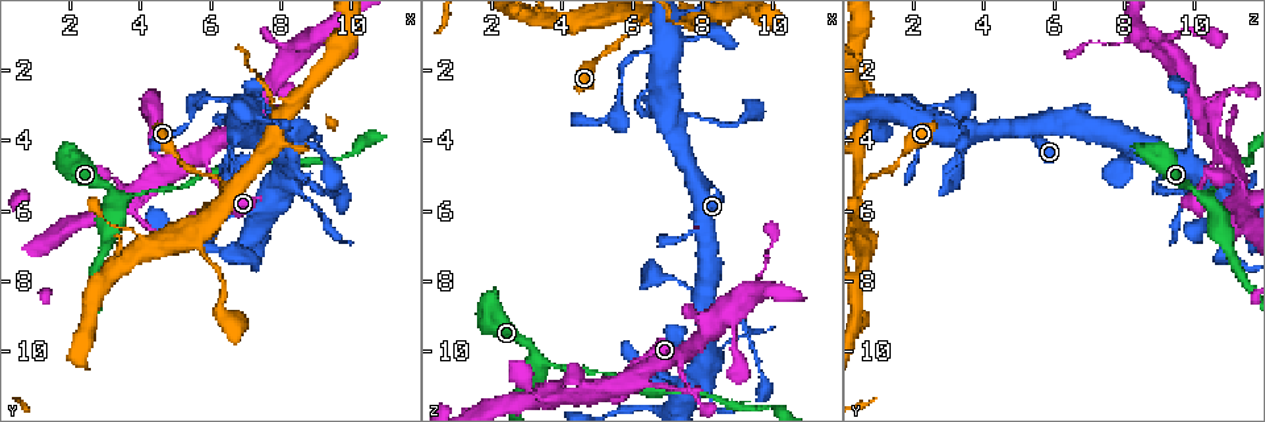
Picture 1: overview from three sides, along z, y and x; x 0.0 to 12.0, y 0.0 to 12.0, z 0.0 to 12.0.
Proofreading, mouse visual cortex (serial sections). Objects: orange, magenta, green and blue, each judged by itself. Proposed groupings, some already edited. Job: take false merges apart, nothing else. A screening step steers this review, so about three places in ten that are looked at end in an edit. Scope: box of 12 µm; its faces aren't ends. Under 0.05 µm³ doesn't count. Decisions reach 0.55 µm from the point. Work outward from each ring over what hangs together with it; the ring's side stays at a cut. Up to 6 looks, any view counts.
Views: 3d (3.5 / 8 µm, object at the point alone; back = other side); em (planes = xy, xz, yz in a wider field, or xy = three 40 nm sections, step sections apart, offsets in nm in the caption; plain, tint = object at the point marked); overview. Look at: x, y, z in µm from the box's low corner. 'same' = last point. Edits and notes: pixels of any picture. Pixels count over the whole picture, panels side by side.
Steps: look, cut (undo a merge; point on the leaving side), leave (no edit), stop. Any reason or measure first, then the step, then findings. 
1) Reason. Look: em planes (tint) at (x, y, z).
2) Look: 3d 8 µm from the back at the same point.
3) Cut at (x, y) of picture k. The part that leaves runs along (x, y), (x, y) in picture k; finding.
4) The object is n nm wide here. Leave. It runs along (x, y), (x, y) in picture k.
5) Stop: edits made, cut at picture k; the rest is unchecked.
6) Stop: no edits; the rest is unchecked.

Abrupt turn. Look: 3d 8 µm at (7.9, 3.7, 5.3).

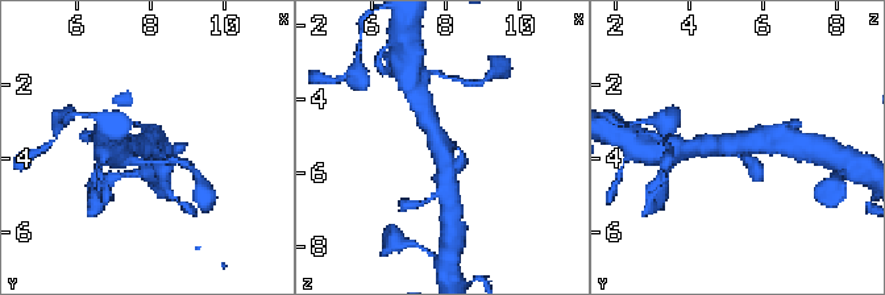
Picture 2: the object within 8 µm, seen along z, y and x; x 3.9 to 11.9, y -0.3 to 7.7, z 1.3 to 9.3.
3 arms meet here; the arms are 250, 500, 500 nm wide; now the EM. Look: em xy step 1 (tint) at (8.0, 3.7, 5.3).

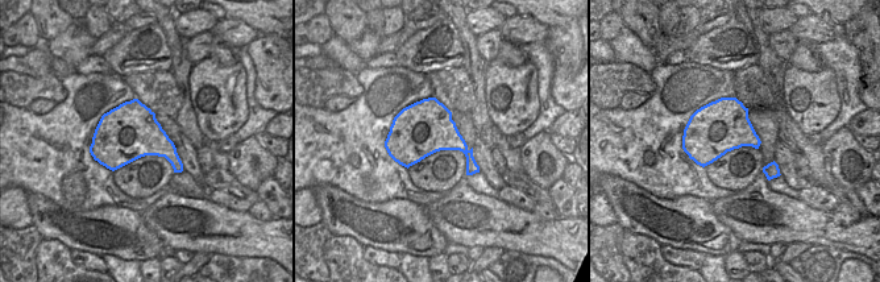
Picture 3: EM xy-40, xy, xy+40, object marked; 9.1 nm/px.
Leave. It runs along (752, 163), (734, 144), (769, 136) in picture 2; one cell here.

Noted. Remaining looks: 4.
Sudden change in width. Look: 3d 3.5 µm at (7.8, 2.8, 0.8).

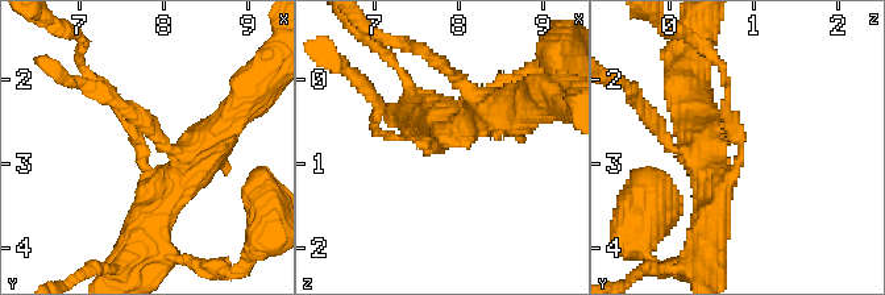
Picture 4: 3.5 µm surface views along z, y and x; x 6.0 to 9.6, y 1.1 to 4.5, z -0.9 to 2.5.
The arms are 100, 400 nm wide. Look: em xy step 2 (plain) at (7.75, 2.80, 0.80).

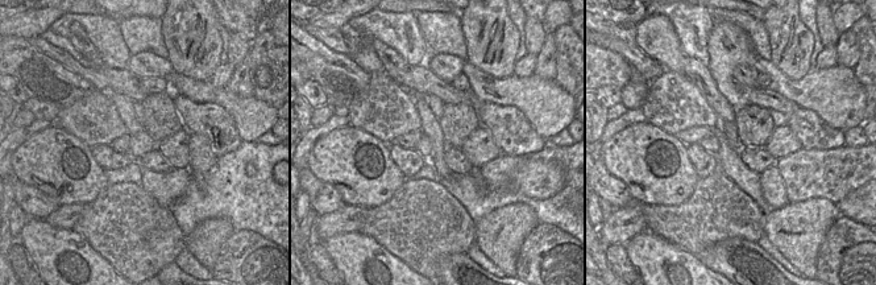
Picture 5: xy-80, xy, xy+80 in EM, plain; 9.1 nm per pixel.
Look: em xy step 2 (tint) at the same point.

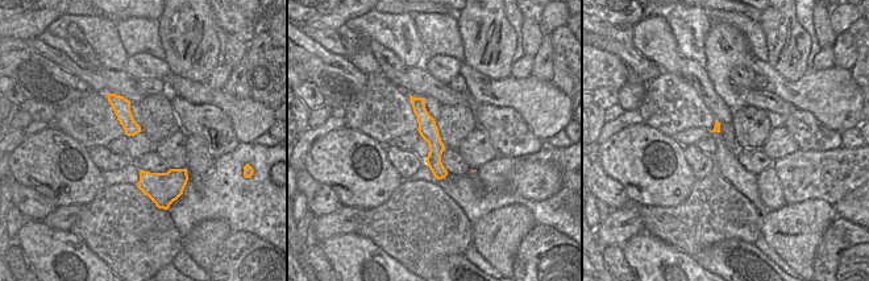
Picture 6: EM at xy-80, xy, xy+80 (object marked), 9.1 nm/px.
The object is 170 nm wide here. Leave. It runs along (415, 100), (441, 174) in picture 6; one cell here.

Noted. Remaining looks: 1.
Stop: no edits; the rest is unchecked.

